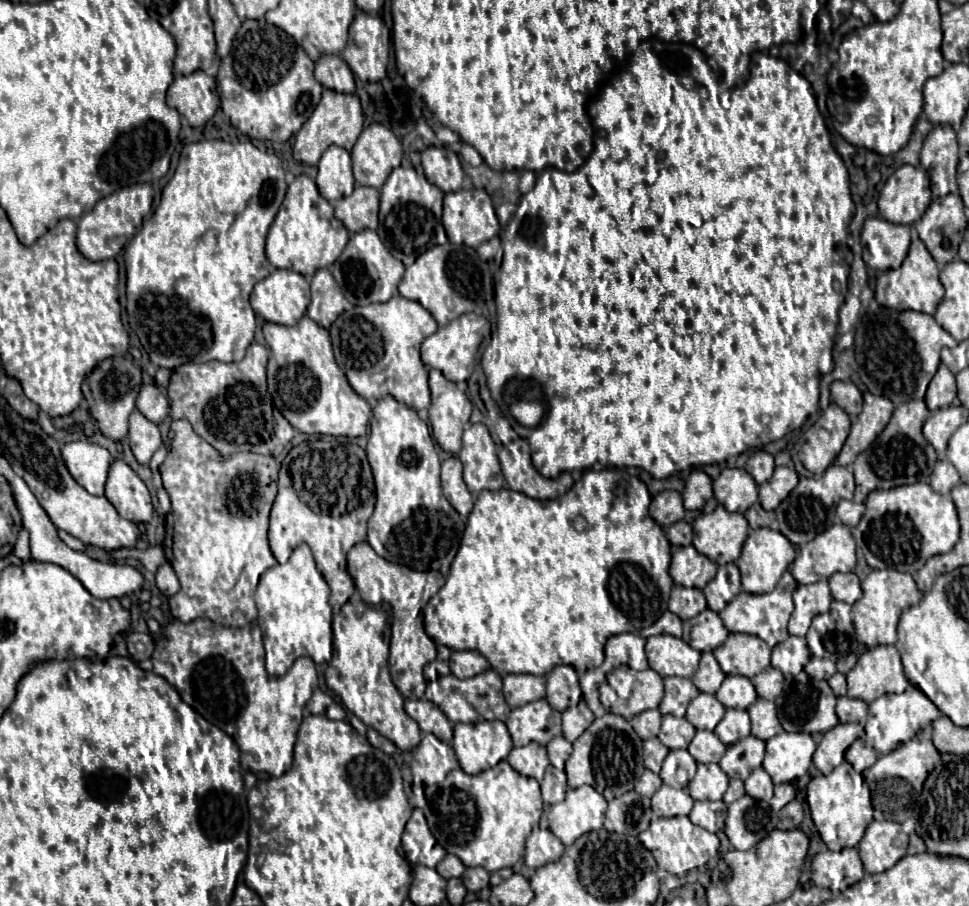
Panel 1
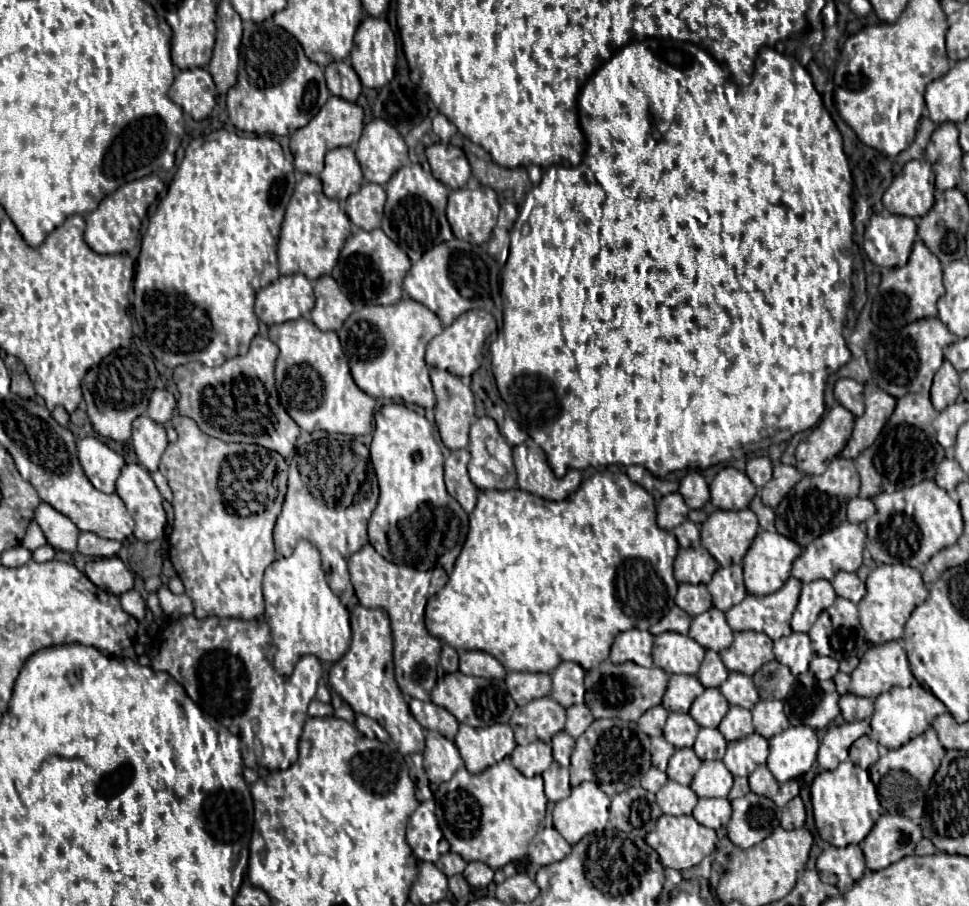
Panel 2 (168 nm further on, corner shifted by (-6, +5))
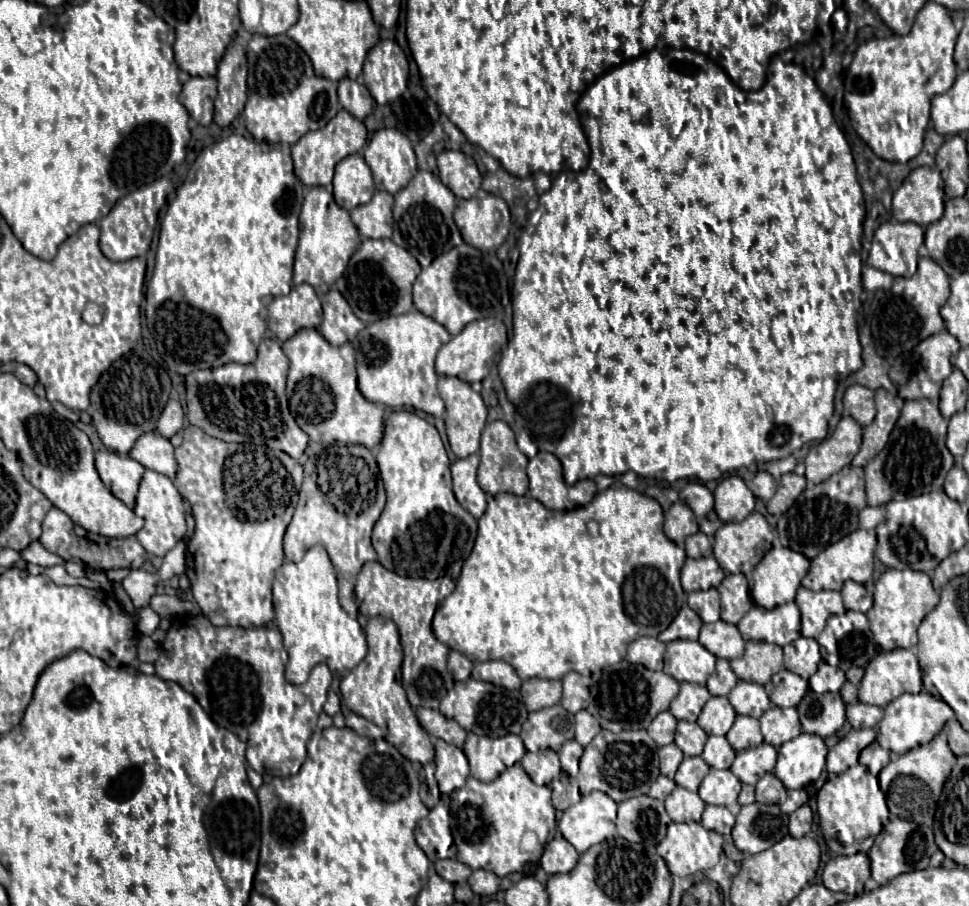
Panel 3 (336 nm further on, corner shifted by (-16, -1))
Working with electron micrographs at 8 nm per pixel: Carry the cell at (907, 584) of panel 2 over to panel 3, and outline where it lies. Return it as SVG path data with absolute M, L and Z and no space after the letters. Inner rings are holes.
M886 569L876 581L874 589L874 605L866 613L870 630L874 633L876 643L884 651L892 651L898 647L912 649L916 647L916 631L920 621L938 605L938 593L932 587L932 581L926 573L916 573L914 569Z

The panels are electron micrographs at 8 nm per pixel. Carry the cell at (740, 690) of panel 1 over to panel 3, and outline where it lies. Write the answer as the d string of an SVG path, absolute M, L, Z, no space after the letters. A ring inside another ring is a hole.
M738 681L736 689L732 689L728 695L728 701L738 715L750 715L756 719L770 709L770 699L764 687L748 681Z

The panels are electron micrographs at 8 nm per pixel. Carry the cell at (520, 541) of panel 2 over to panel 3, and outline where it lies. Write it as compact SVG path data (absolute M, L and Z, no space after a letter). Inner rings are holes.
M620 481L612 483L606 491L600 491L588 505L572 509L572 511L546 509L540 501L528 495L522 495L522 497L510 495L510 493L490 495L488 509L478 519L478 535L474 541L474 549L468 561L464 561L464 569L456 581L456 589L438 605L436 615L432 619L432 629L434 629L436 639L448 645L450 649L464 653L472 661L490 661L490 659L508 661L516 669L520 679L532 679L532 677L562 679L570 671L590 675L608 665L614 665L616 661L624 659L628 643L632 643L636 637L644 637L644 635L658 637L672 623L672 619L676 617L676 613L680 611L684 603L686 593L680 585L680 569L682 569L686 555L676 543L668 541L668 537L664 535L662 523L664 523L664 515L662 515L662 507L658 505L658 501L622 485ZM674 561L678 561L678 583L670 569Z

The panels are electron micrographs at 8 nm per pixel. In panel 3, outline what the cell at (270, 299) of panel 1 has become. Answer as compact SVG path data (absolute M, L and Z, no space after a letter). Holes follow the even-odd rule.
M308 283L294 285L286 297L276 297L268 305L268 329L286 341L296 331L318 327L322 321L322 305Z

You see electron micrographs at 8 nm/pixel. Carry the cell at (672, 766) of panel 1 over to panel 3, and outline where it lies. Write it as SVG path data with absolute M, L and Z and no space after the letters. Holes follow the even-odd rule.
M686 757L680 763L680 769L676 771L674 781L688 791L698 791L700 781L708 775L708 771L710 771L710 767L704 763L702 757Z

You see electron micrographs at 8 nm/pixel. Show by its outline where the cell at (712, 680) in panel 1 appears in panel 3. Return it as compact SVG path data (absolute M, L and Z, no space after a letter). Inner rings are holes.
M726 659L716 661L716 671L708 677L708 691L712 695L728 695L730 689L738 683L738 677L730 669Z

